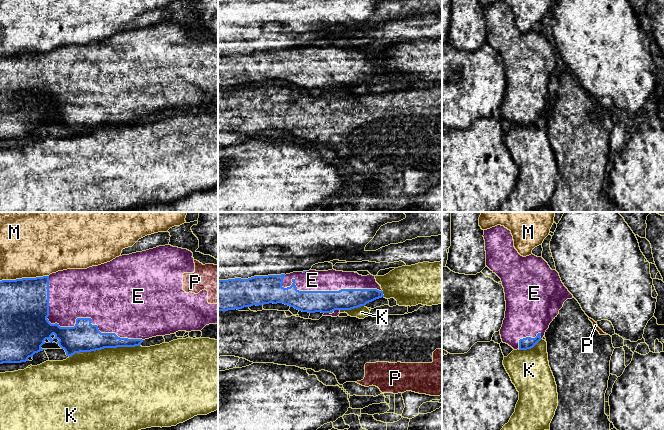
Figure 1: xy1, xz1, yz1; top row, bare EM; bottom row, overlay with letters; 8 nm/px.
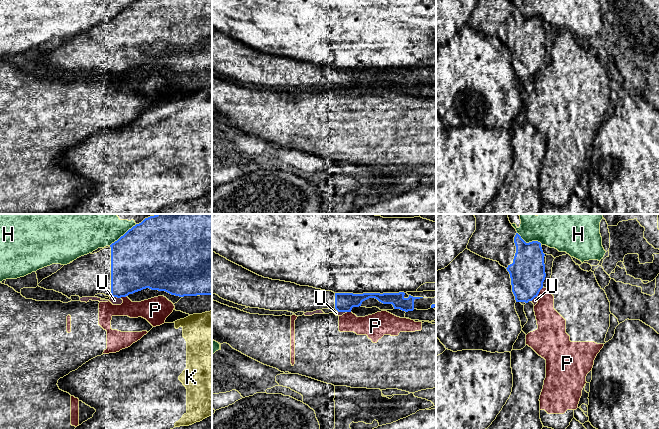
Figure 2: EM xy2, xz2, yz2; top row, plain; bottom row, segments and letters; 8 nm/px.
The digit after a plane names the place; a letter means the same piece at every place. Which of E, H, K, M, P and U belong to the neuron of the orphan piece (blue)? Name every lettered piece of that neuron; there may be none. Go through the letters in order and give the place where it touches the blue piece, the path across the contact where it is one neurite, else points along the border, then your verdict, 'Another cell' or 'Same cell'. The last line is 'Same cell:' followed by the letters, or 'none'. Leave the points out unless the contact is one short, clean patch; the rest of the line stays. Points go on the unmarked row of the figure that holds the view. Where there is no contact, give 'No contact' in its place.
E: Touches blue at xy1 (76, 97). Same cell
H: Touches blue at xy2 (123, 11). Another cell
K: Touches blue at xy1 (104, 123). Another cell
M: Touches blue at xy1 (24, 54). Another cell
P: Touches blue at yz2 (539, 67). Another cell
U: Touches blue at xy2 (116, 72). Another cell
Same cell: E

